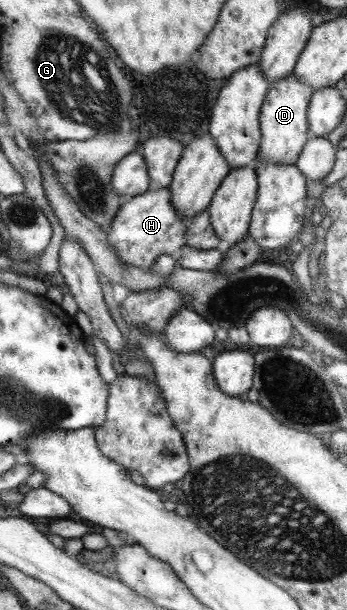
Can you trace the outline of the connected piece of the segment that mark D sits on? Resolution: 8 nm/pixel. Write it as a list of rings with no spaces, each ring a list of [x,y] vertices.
[[[288,73],[286,77],[278,79],[276,83],[270,83],[268,91],[264,96],[259,113],[259,131],[261,140],[256,159],[252,164],[252,169],[256,168],[256,163],[272,163],[272,165],[292,165],[300,153],[300,149],[309,137],[306,136],[308,131],[307,109],[312,95],[312,87],[300,83],[294,73]]]

